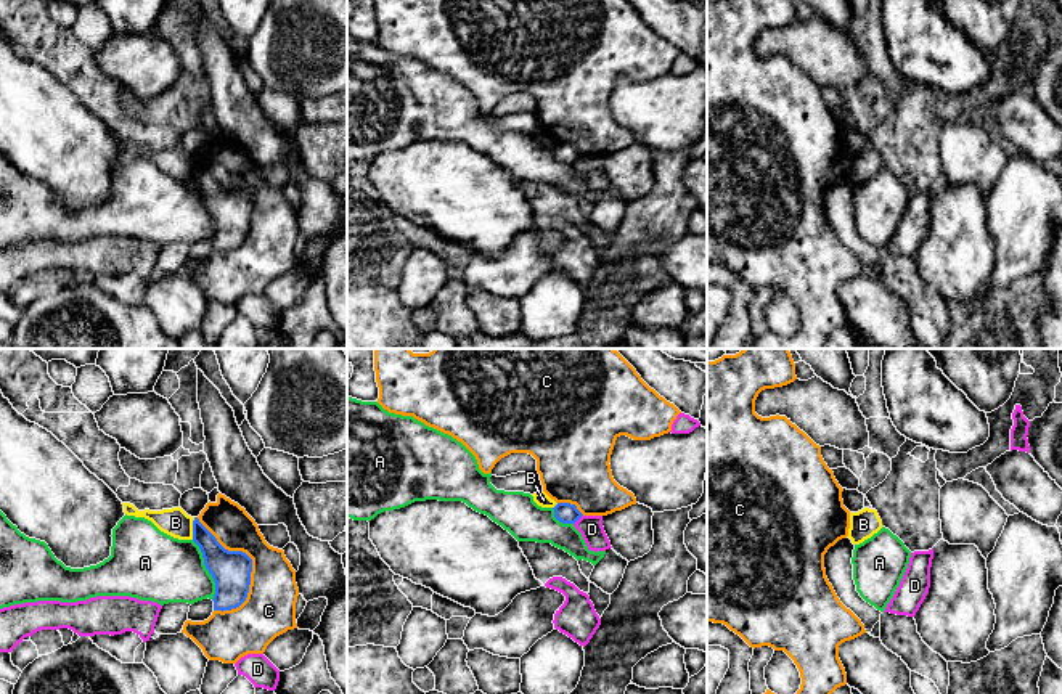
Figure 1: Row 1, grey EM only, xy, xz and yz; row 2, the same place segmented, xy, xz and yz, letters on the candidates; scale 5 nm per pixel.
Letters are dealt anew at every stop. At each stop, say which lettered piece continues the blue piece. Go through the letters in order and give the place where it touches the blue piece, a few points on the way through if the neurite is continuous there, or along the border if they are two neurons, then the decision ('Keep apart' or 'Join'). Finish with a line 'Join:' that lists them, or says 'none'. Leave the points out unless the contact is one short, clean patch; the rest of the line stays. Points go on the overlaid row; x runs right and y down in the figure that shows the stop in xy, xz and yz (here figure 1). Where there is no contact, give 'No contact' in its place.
A: Touches blue at xy (208, 569). Keep apart
B: Touches blue at xy (193, 529). Boundary: xy (195, 518), (191, 538). Keep apart
C: Touches blue at xy (248, 556). Keep apart
D: Touches blue at xz (579, 518). Keep apart
Join: none

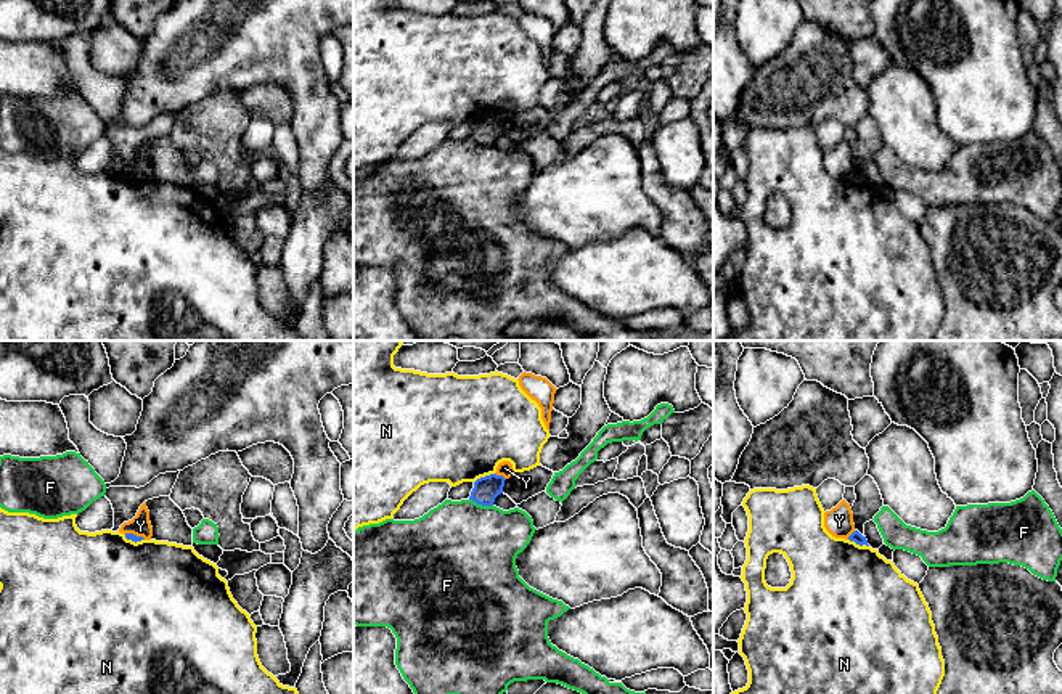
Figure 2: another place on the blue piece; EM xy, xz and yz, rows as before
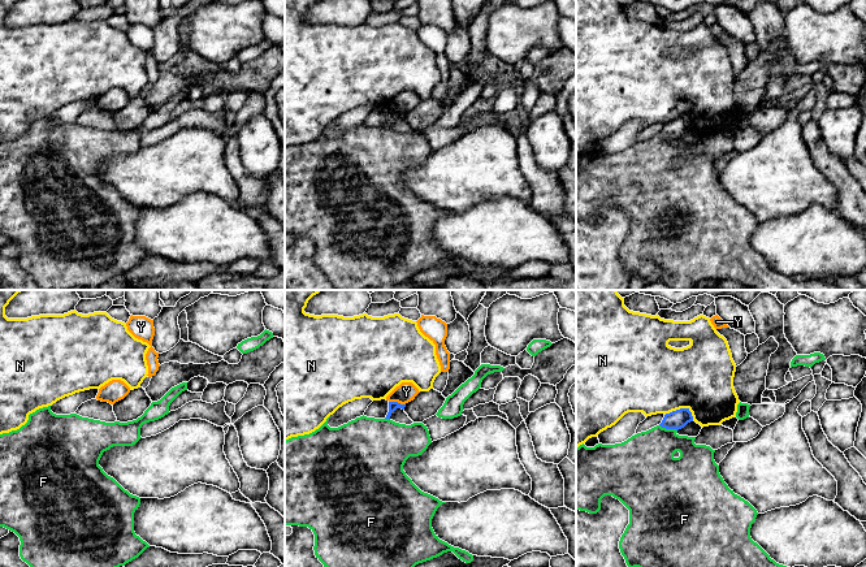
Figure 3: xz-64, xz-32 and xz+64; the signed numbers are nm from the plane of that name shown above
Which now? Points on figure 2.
F: Touches blue at xz (481, 503). Keep apart
N: Touches blue at xz (484, 477). Keep apart
Y: Touches blue at xz (500, 476). Path across: xz (486, 489), (500, 476), (505, 468). Join
Join: Y

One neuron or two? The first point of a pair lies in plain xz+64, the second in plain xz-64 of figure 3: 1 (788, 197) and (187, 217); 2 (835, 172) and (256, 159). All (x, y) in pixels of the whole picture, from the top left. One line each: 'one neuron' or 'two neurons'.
1: two neurons
2: two neurons

